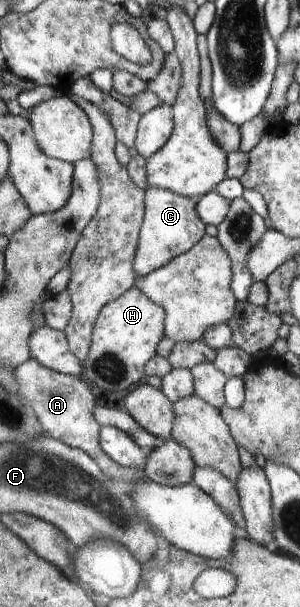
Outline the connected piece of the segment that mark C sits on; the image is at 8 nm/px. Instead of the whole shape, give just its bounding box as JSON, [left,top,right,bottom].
[133,187,206,276]

